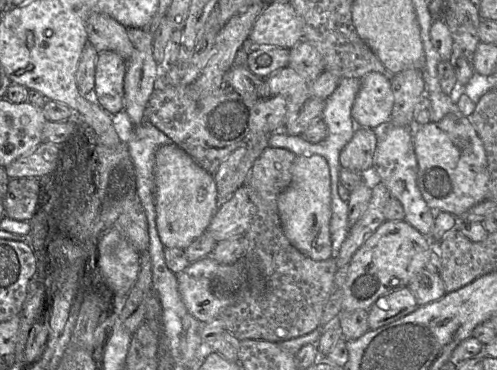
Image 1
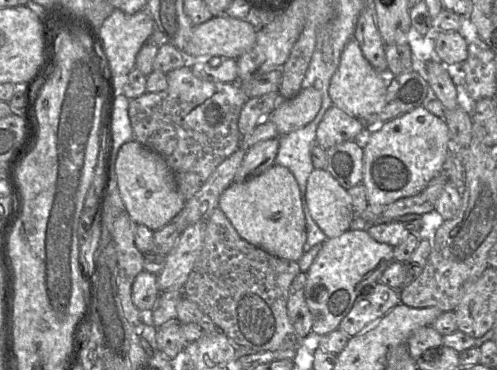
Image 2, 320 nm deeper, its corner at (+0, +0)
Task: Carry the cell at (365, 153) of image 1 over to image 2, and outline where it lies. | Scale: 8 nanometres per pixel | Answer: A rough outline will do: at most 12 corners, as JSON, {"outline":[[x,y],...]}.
{"outline":[[332,105],[317,127],[327,150],[353,141],[363,121]]}

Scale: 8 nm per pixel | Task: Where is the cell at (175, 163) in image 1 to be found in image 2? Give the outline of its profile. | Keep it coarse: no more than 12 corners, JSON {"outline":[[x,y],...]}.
{"outline":[[136,140],[115,174],[125,211],[154,232],[185,199],[166,160]]}

